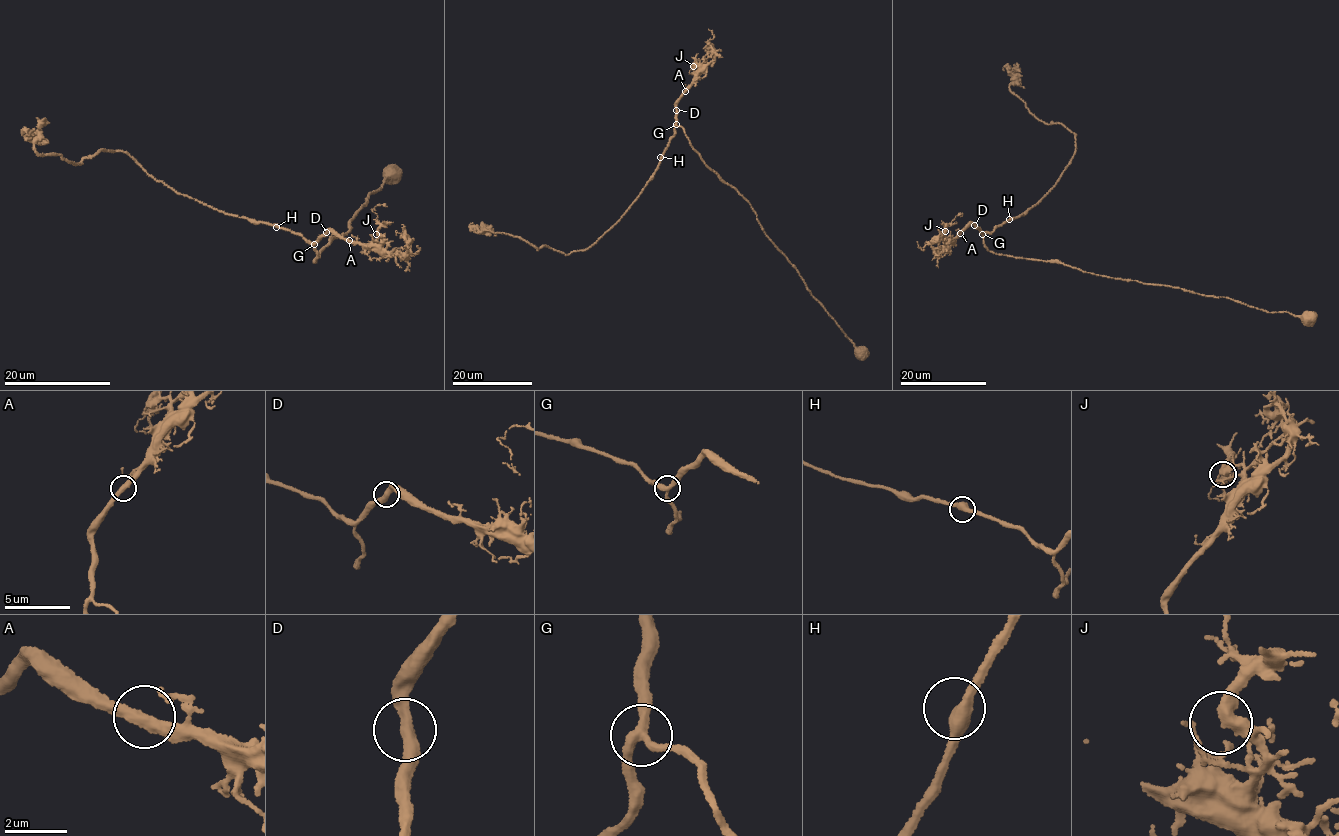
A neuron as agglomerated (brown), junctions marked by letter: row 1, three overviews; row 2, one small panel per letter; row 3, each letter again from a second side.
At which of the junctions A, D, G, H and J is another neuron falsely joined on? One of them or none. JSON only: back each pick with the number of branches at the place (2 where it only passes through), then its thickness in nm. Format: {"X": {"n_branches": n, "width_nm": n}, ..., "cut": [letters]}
{"cut": []}

